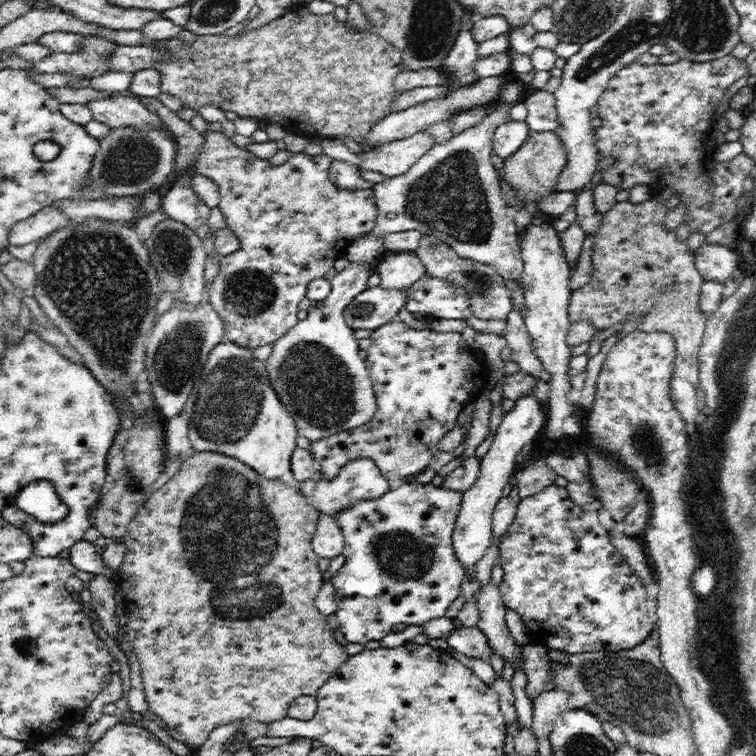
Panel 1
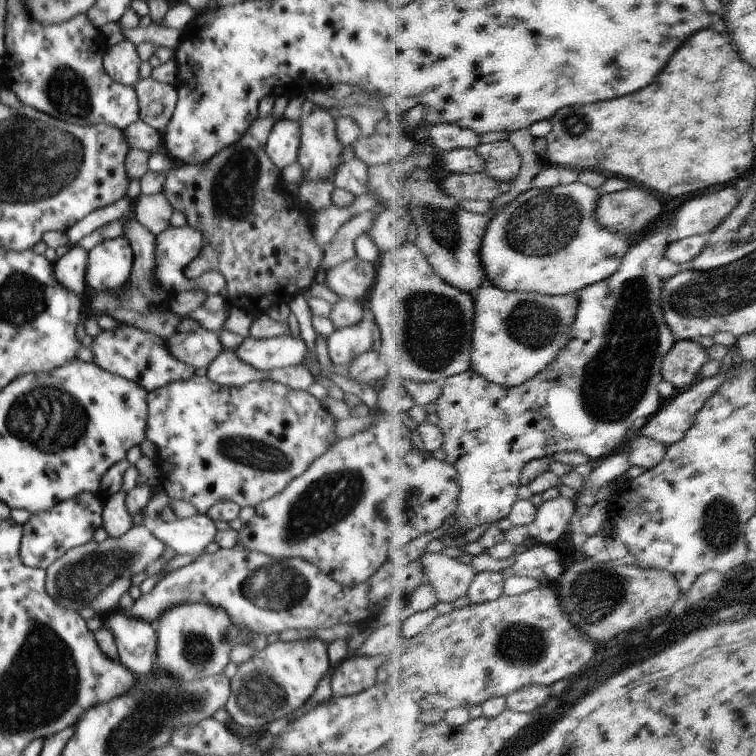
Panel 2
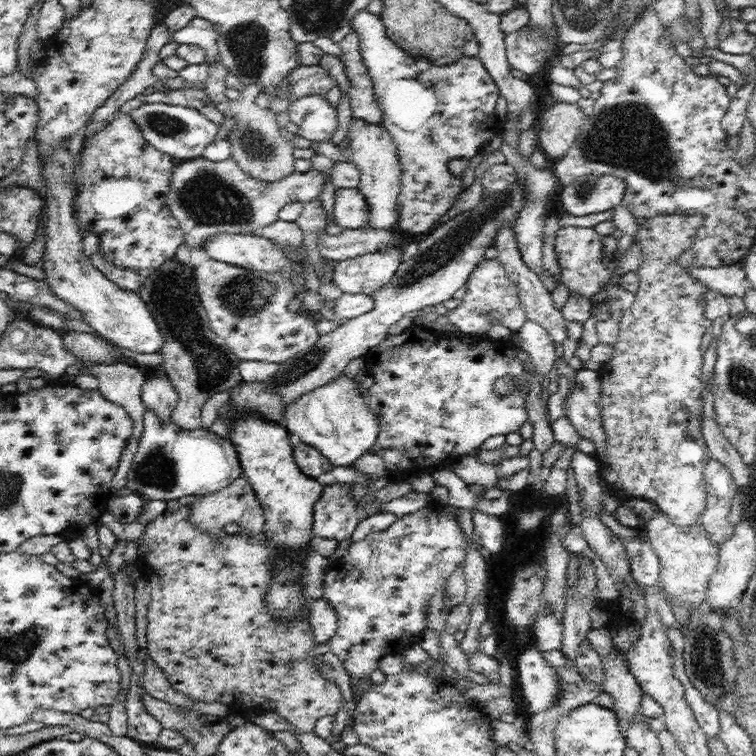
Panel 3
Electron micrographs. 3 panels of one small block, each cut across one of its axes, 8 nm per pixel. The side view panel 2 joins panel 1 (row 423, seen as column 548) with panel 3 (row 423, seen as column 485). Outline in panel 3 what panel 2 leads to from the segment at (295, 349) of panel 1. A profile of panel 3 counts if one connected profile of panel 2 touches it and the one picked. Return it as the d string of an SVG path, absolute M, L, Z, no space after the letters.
M342 376L340 380L336 380L328 386L322 386L322 388L318 388L318 390L314 390L312 393L300 398L296 404L292 404L286 412L285 425L287 430L297 434L301 441L318 447L318 450L325 457L328 457L334 466L354 467L354 464L364 457L364 454L368 454L377 439L375 417L367 410L362 394L356 389L356 383L346 376Z

